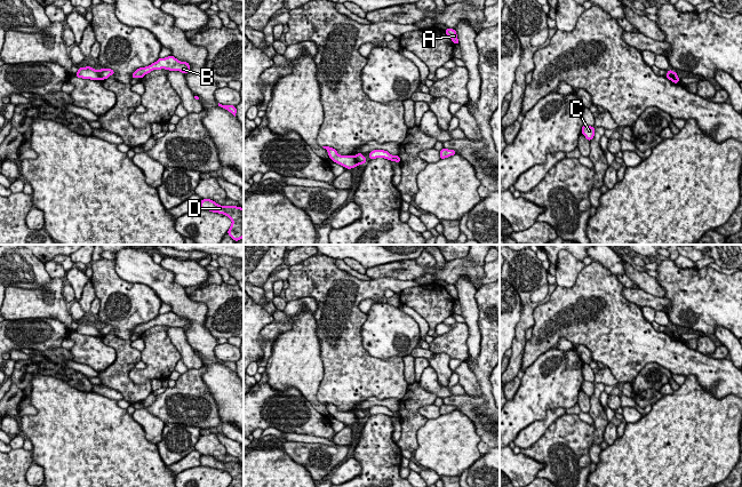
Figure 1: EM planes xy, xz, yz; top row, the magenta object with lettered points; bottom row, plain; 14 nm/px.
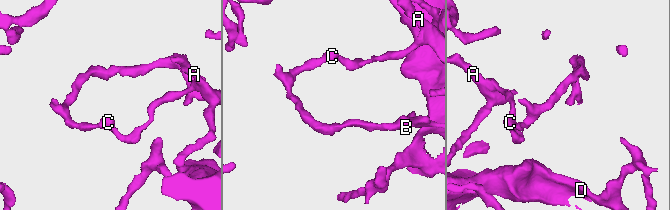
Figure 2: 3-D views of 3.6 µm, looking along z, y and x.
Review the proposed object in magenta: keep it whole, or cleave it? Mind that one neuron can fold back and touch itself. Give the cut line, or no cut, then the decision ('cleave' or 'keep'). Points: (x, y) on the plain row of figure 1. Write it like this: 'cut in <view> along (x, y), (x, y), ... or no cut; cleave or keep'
cut in xy along (97, 326), (100, 335); cleave

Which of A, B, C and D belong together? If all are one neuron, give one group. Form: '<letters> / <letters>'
A B D / C

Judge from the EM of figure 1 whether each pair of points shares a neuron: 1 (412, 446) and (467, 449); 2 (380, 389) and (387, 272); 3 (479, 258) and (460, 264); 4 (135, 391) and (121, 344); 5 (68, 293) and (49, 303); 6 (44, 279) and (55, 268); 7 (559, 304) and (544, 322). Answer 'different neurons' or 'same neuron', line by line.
1: different neurons
2: different neurons
3: different neurons
4: same neuron
5: different neurons
6: different neurons
7: same neuron

